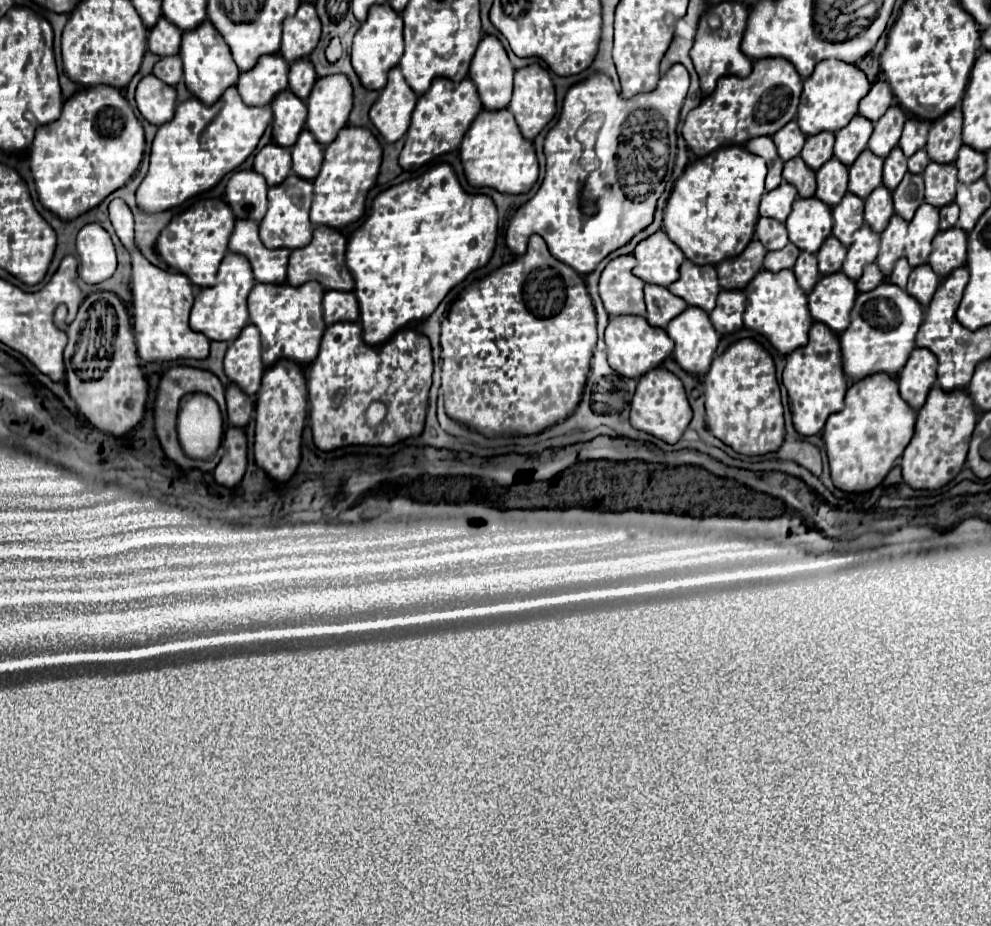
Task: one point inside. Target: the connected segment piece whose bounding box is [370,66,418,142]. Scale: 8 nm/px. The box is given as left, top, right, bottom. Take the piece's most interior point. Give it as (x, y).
(391, 113)

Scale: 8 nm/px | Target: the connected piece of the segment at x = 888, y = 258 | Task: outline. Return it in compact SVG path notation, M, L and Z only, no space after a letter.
M894 214L890 218L888 228L880 234L882 236L882 246L880 246L876 264L878 264L878 268L884 276L892 274L892 268L894 268L896 260L904 254L906 232L908 232L908 222L904 218L900 218L898 214Z

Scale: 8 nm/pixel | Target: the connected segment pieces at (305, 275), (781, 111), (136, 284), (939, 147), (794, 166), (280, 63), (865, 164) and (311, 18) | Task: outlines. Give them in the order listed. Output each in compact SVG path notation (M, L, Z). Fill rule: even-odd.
M318 226L308 246L292 250L290 264L288 264L288 284L302 286L304 282L316 280L326 290L354 290L354 278L346 266L344 252L346 252L346 238L330 226Z
M762 58L754 62L748 78L724 76L702 104L688 112L682 136L696 156L708 156L726 144L744 144L750 138L772 136L796 116L802 94L802 78L786 58Z
M120 198L110 202L110 222L132 256L132 306L134 306L134 338L138 356L144 362L176 360L176 358L206 358L210 340L188 326L188 314L194 304L192 284L184 274L172 274L152 266L134 246L134 218L128 204Z
M956 106L948 114L932 122L926 144L928 156L940 164L954 162L962 146L960 132L962 132L962 110L960 106Z
M796 156L796 158L792 158L784 164L782 176L784 176L786 182L796 186L800 198L812 198L814 196L814 192L816 192L816 174L814 174L812 168L808 168L804 164L804 160L800 156Z
M280 54L260 56L252 70L240 74L236 88L244 104L266 106L280 90L288 88L288 62Z
M864 150L860 158L850 166L848 190L860 198L866 198L874 188L882 184L882 164L884 160L870 150Z
M302 2L298 12L284 20L280 54L288 62L306 58L316 48L318 40L320 40L320 20L316 8L310 2Z

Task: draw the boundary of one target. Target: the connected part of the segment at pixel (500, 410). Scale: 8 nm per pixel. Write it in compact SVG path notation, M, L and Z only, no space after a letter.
M536 234L530 238L528 252L524 256L520 256L518 260L514 260L510 264L500 266L498 270L489 274L484 280L477 280L462 292L458 300L452 304L446 318L441 322L440 337L440 345L442 346L442 392L444 392L446 414L452 420L456 420L460 424L466 424L468 428L472 428L472 430L476 430L484 436L496 436L496 434L500 434L500 428L502 428L502 434L510 434L510 432L512 434L522 434L522 436L540 434L542 430L546 430L546 428L550 428L558 422L564 422L576 410L580 398L583 397L582 390L585 390L586 376L588 379L591 370L590 358L592 359L593 355L604 355L604 350L598 348L598 339L596 343L596 312L594 312L592 298L586 292L584 278L578 272L574 272L568 264L556 260L548 252L544 238L536 236Z

